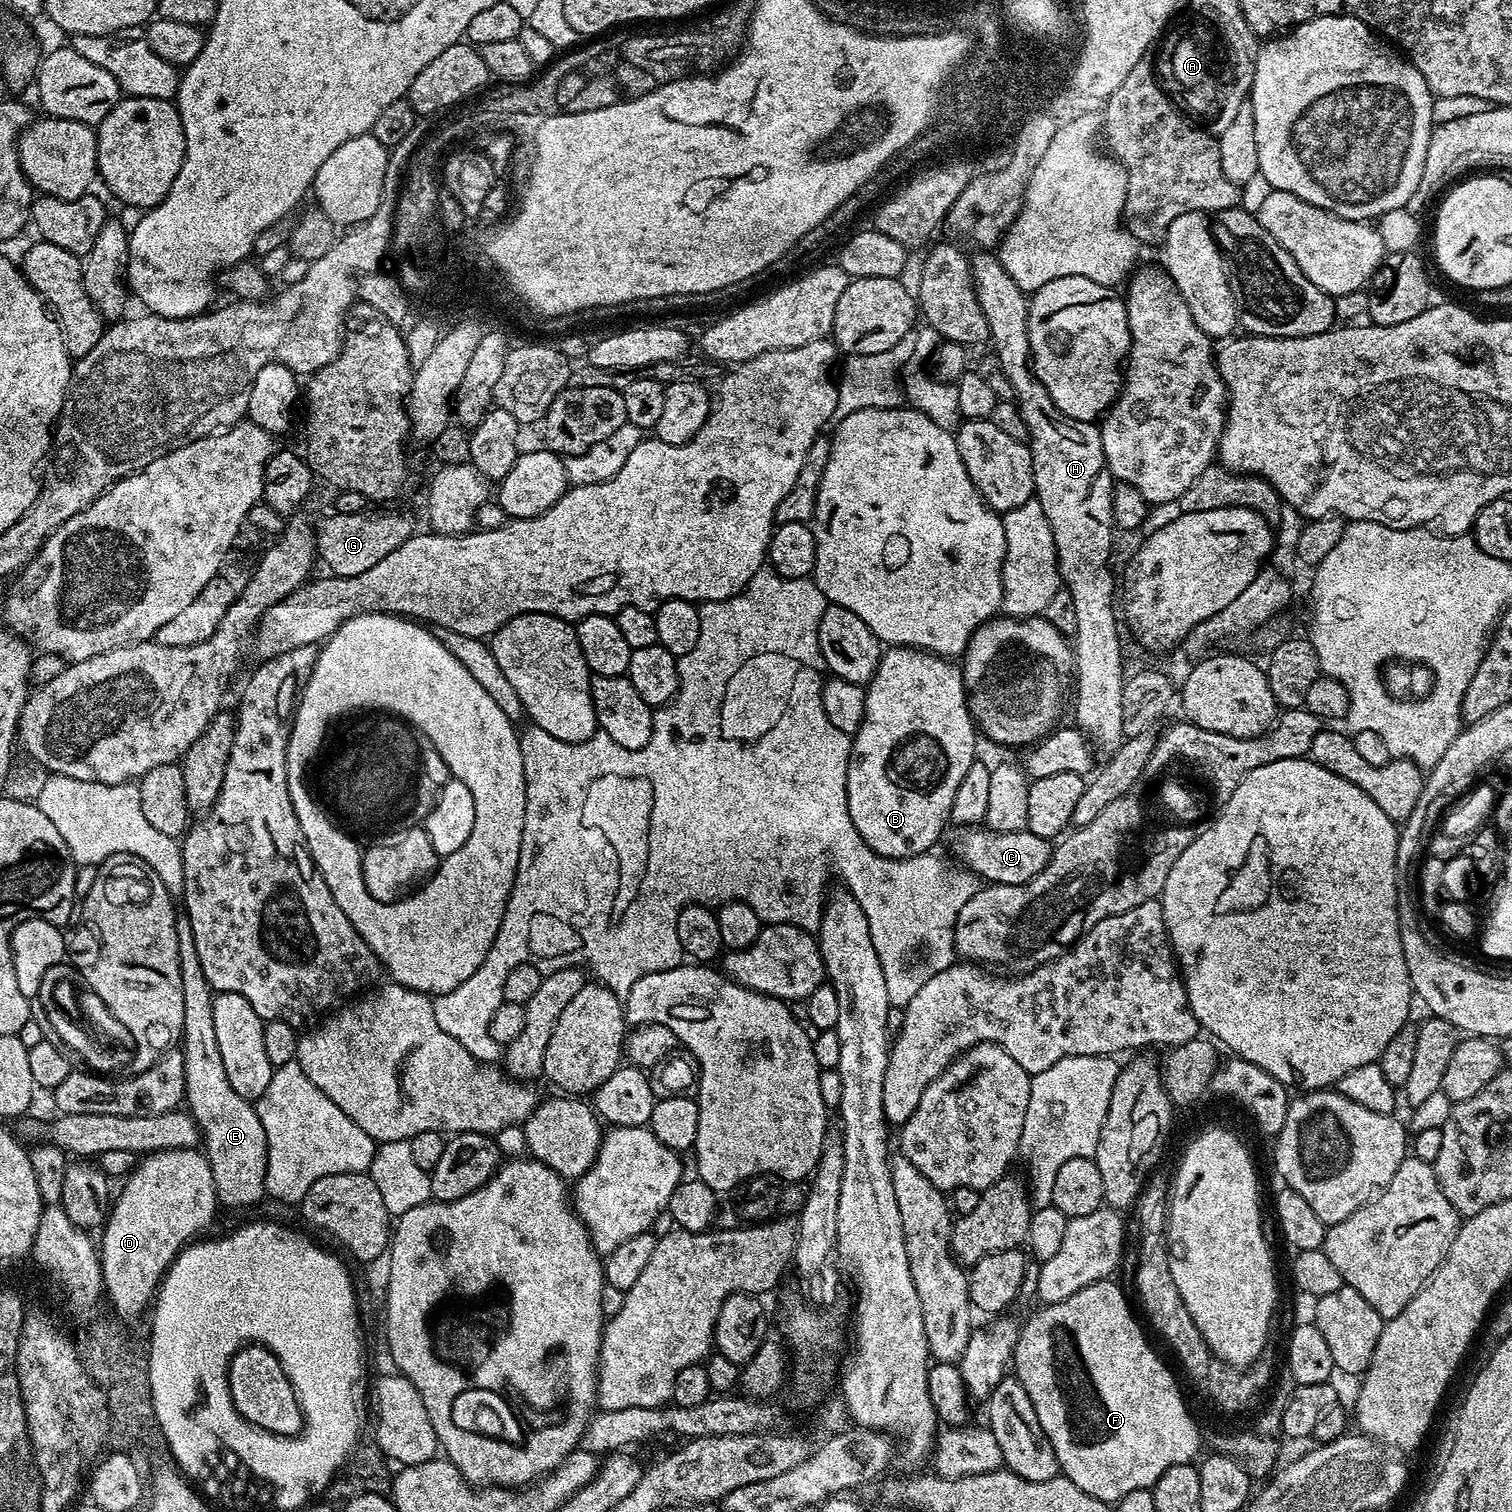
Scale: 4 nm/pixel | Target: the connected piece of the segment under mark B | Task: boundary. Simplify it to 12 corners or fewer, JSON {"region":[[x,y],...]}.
{"region":[[907,646],[866,685],[850,818],[922,856],[977,759],[964,674]]}

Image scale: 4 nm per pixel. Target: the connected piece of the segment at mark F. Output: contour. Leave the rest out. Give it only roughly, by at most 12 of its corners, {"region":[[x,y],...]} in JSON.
{"region":[[1099,1280],[1012,1364],[1078,1490],[1119,1502],[1201,1455],[1175,1374]]}

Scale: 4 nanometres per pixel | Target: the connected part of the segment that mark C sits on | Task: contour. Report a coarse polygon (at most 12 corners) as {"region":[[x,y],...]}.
{"region":[[968,830],[956,856],[994,884],[1025,884],[1048,865],[1038,834]]}

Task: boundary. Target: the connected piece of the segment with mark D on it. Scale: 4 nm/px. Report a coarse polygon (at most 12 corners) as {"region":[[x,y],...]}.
{"region":[[203,1151],[147,1153],[98,1240],[120,1318],[218,1209]]}

